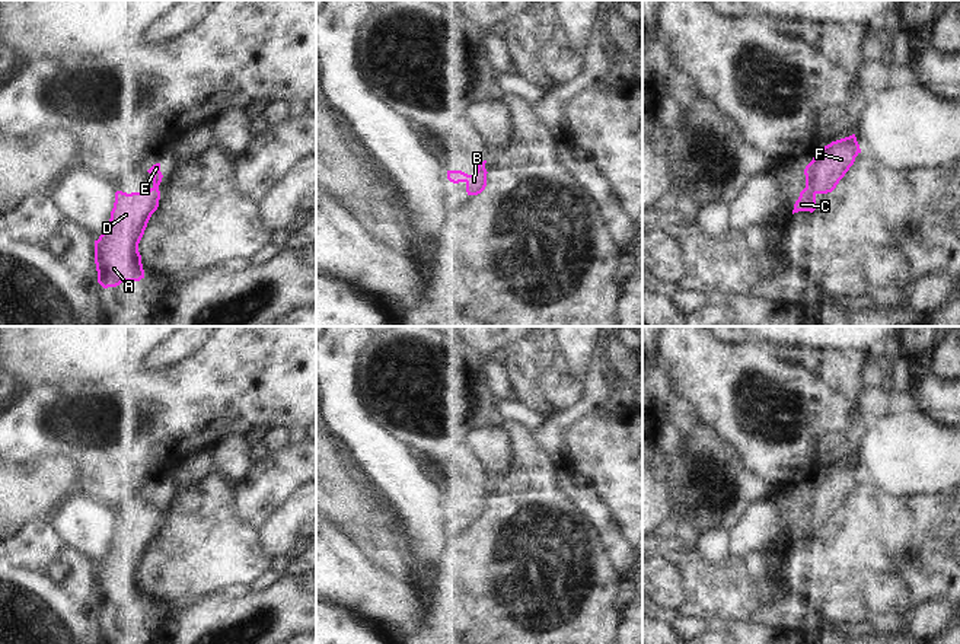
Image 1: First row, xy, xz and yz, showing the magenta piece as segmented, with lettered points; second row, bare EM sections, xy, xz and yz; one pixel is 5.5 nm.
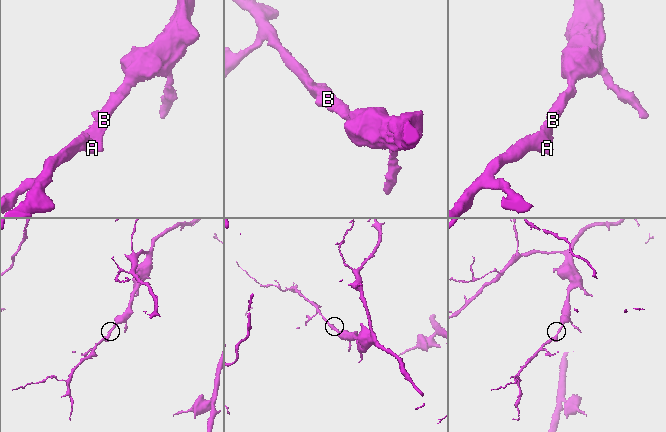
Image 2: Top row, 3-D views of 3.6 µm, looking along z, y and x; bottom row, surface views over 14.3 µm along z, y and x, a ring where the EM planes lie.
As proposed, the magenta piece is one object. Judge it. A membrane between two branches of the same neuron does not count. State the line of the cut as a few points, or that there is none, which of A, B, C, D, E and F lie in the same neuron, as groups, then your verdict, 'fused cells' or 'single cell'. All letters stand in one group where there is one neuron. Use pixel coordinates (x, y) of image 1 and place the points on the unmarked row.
cut none; groups A B C D E F; single cell

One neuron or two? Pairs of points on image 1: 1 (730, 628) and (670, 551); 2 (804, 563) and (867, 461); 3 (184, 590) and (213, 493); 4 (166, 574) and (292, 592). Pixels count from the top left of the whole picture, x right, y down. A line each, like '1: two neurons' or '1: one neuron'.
1: two neurons
2: two neurons
3: one neuron
4: two neurons

